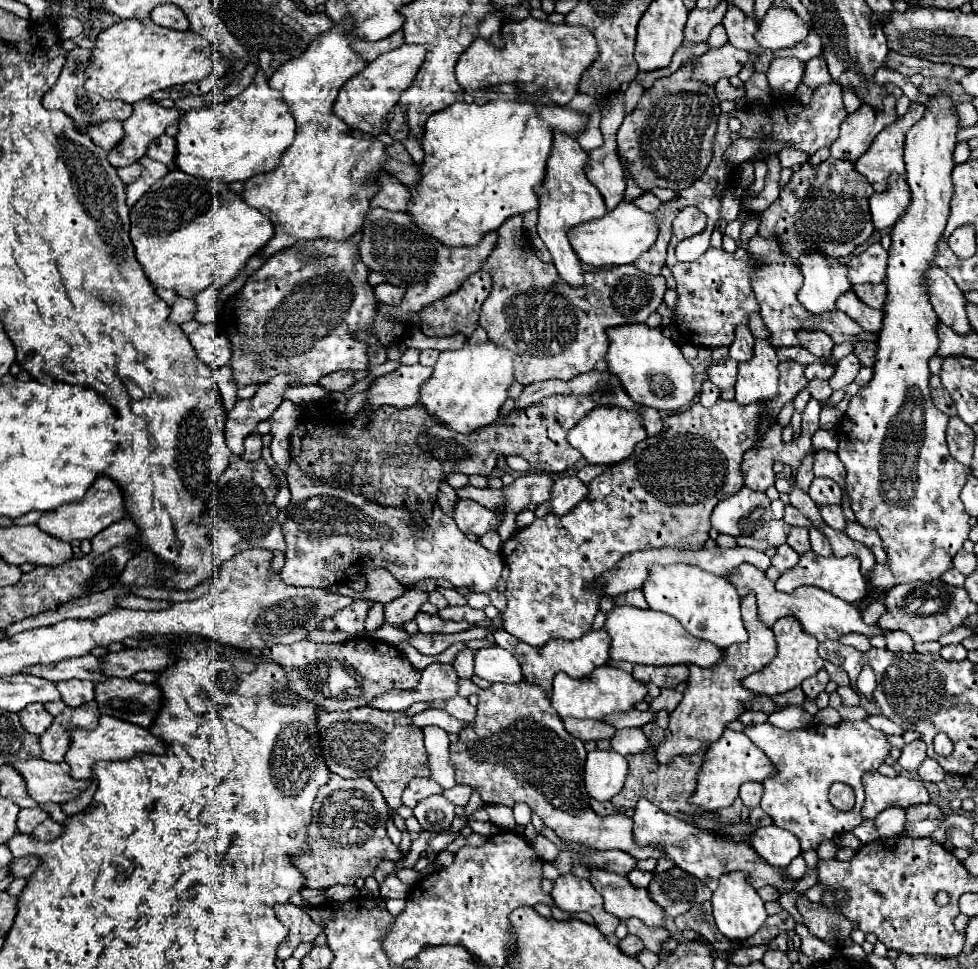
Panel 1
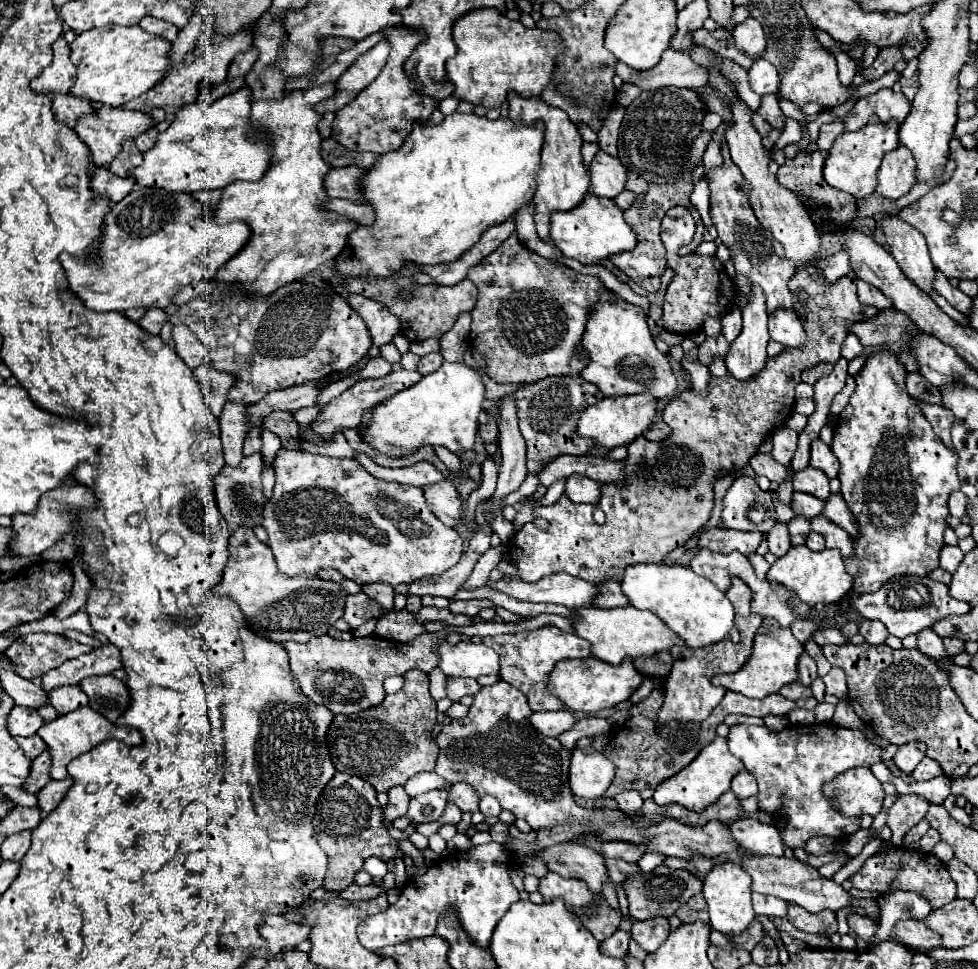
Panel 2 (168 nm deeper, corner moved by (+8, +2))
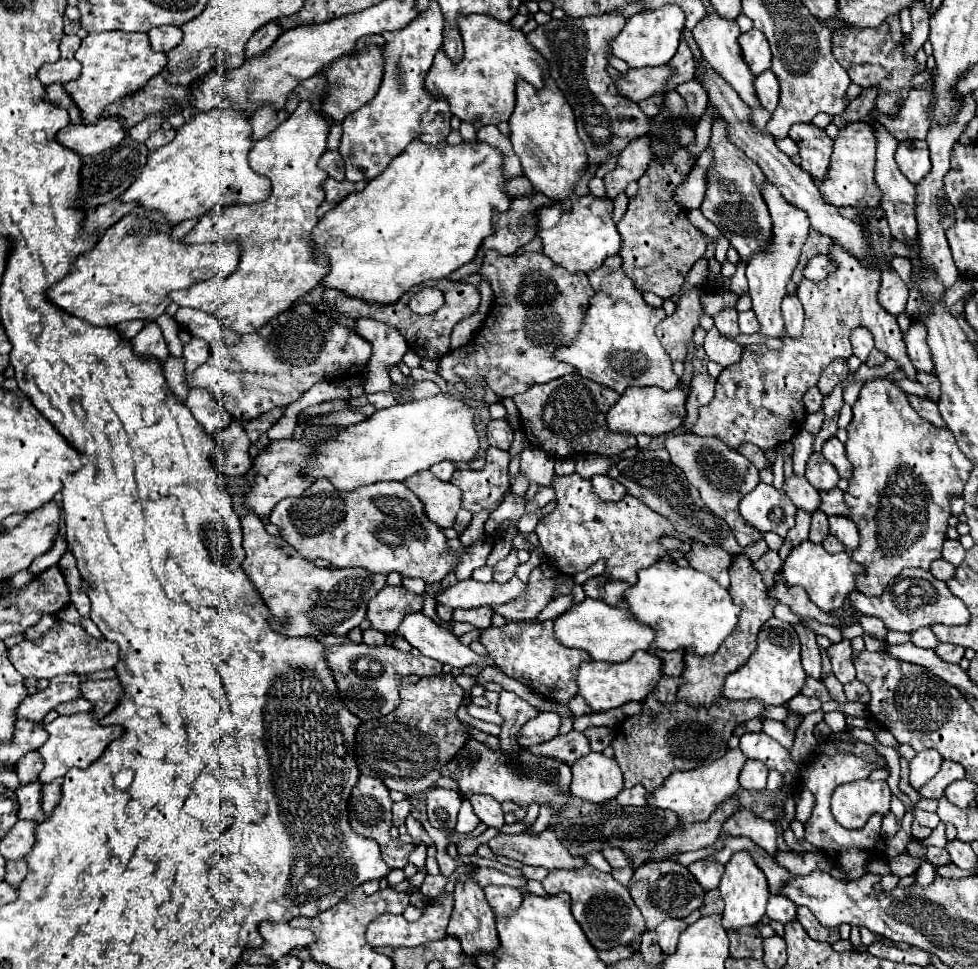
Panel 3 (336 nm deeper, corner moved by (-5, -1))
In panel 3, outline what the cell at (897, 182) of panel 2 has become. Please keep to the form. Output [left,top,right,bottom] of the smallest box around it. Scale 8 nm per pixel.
[895,141,931,185]

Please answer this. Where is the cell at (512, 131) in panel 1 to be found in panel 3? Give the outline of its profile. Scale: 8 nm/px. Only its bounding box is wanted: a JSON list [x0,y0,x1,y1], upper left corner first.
[311,141,509,305]

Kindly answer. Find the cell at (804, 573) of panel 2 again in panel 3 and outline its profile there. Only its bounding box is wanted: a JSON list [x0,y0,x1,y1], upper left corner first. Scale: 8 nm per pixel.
[783,541,859,613]

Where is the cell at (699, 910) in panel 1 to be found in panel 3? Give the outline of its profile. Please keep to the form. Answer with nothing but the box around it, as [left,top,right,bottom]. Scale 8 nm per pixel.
[699,889,723,915]

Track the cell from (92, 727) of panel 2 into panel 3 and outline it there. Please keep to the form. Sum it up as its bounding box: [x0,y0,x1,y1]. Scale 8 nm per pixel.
[37,713,123,783]

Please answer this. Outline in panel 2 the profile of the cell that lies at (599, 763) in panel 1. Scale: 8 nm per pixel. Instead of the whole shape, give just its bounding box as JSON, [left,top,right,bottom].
[570,748,614,798]

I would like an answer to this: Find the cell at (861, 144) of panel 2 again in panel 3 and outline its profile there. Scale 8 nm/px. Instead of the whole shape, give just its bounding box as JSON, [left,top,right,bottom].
[815,121,881,209]

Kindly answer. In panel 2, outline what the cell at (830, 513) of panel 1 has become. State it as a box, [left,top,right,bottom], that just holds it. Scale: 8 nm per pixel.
[792,492,826,518]

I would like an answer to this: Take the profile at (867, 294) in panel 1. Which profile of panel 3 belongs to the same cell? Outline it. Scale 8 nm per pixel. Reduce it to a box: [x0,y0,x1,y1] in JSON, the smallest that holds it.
[879,269,909,315]

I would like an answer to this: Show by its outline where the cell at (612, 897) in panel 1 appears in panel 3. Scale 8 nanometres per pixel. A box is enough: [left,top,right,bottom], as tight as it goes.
[489,829,585,869]

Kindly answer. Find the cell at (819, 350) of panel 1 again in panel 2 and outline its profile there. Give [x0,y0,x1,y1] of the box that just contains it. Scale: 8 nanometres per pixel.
[768,310,806,348]

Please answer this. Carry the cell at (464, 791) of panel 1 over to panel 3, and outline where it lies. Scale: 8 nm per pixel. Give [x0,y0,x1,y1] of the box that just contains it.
[469,795,505,829]

